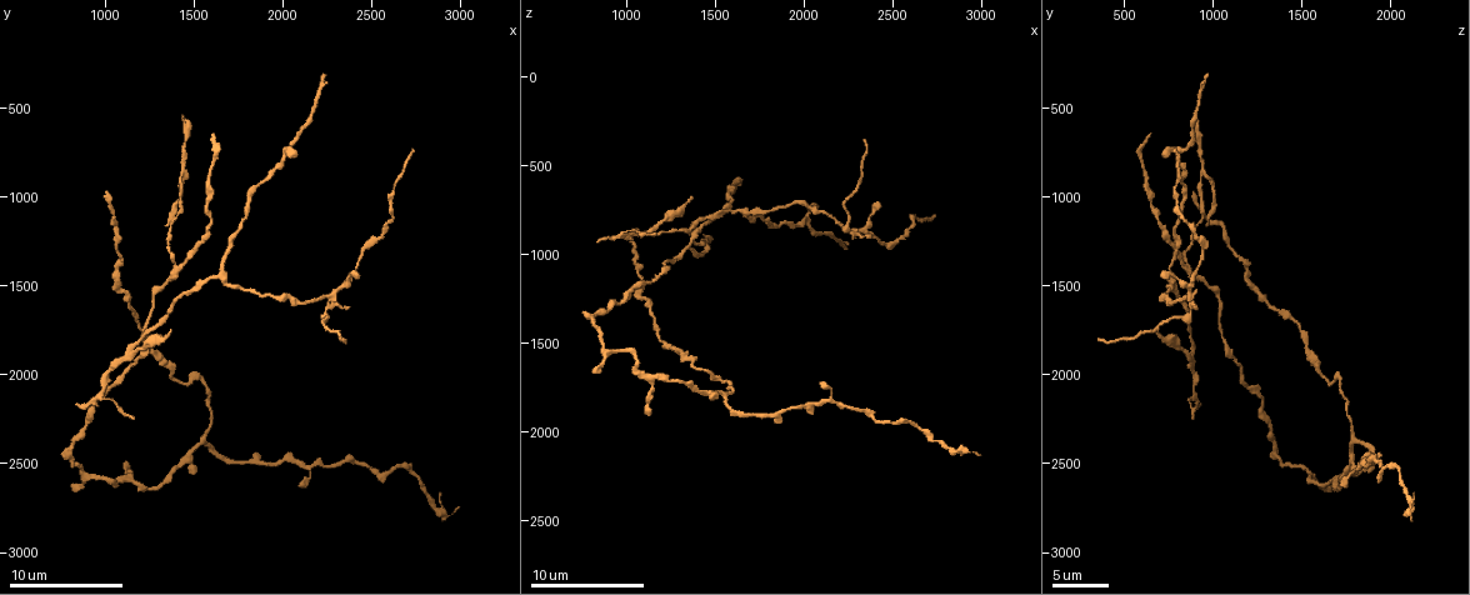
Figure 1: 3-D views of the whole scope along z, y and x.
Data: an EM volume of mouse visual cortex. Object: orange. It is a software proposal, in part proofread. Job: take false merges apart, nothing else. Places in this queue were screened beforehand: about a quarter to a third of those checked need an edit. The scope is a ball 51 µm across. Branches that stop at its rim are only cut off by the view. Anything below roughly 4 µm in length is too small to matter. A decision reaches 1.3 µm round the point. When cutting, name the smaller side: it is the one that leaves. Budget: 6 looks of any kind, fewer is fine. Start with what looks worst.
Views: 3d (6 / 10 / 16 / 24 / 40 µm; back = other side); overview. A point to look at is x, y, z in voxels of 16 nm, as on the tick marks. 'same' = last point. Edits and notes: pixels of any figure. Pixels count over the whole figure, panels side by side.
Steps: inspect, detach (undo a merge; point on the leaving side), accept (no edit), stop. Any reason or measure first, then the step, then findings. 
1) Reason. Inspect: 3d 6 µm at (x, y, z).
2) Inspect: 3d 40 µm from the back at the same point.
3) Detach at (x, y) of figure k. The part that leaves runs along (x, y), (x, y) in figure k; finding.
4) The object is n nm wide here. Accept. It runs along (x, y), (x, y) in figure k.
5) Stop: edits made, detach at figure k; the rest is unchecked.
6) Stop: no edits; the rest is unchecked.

Four or more arms meet. Inspect: 3d 6 µm at (2280, 1580, 900).

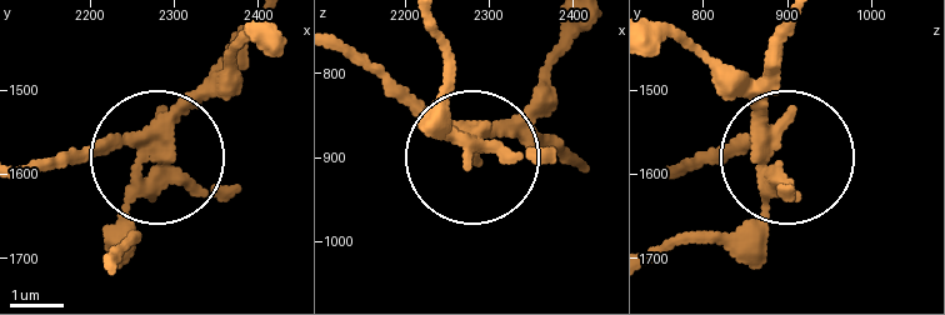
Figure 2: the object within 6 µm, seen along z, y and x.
Inspect: 3d 6 µm from the back at (2285, 1560, 880).

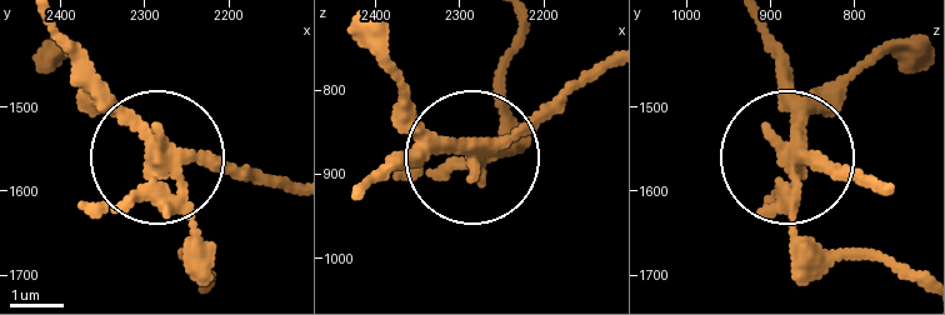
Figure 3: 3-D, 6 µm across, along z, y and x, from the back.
4 arms meet here. Detach at (99, 204) of figure 3. The part that leaves runs along (789, 179), (803, 236), (923, 273) in figure 3; two neurons meet here.

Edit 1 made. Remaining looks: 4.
Arms part here. Inspect: 3d 10 µm at (1640, 1420, 760).

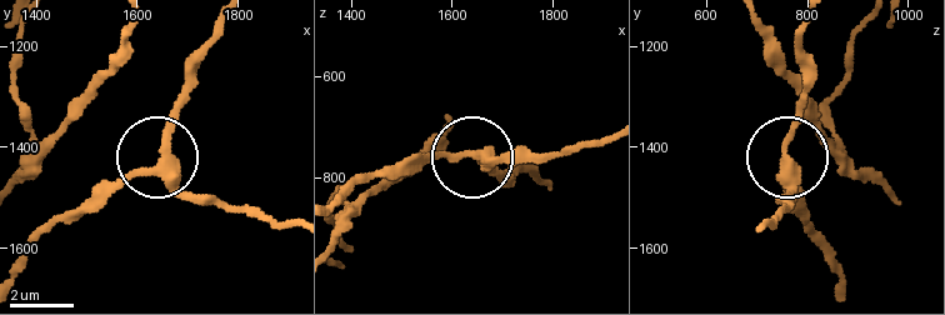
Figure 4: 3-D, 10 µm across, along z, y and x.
The object is 280 nm wide here. Accept. It runs along (21, 181), (59, 214), (108, 198), (159, 149), (188, 63) in figure 4; all the same neuron.

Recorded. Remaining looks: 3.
Three-way junction. Inspect: 3d 16 µm at (1400, 1440, 860).

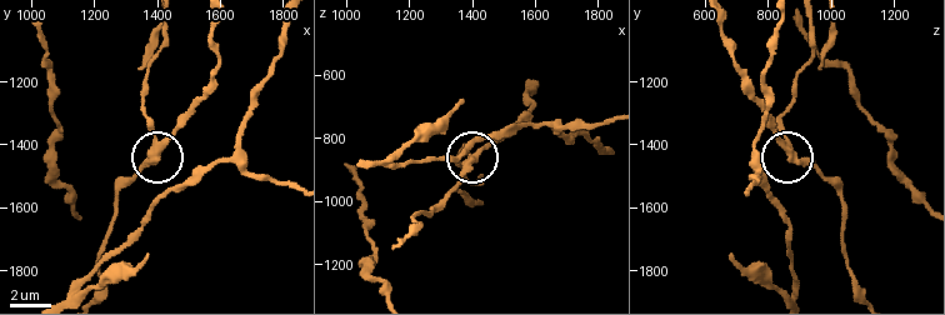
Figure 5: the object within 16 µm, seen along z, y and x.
Inspect: 3d 6 µm at (1390, 1430, 880).

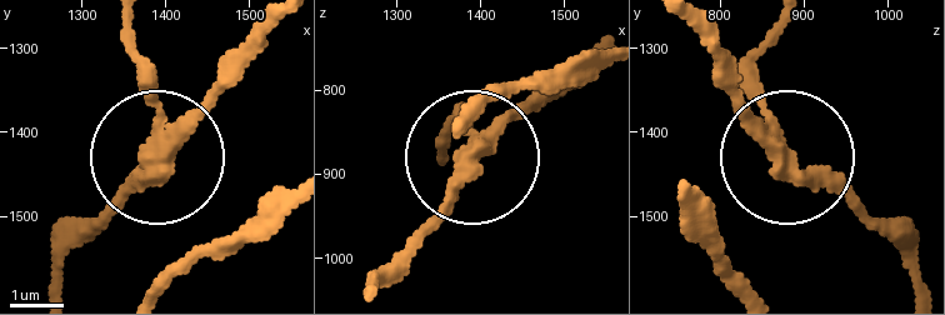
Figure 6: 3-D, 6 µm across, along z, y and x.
3 arms meet here. Detach at (154, 91) of figure 6. The part that leaves runs along (150, 158), (136, 28) in figure 6; a second neuron is stuck on.

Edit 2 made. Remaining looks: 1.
Stop: edits made, detach at figure 3, detach at figure 6; the rest is unchecked.

